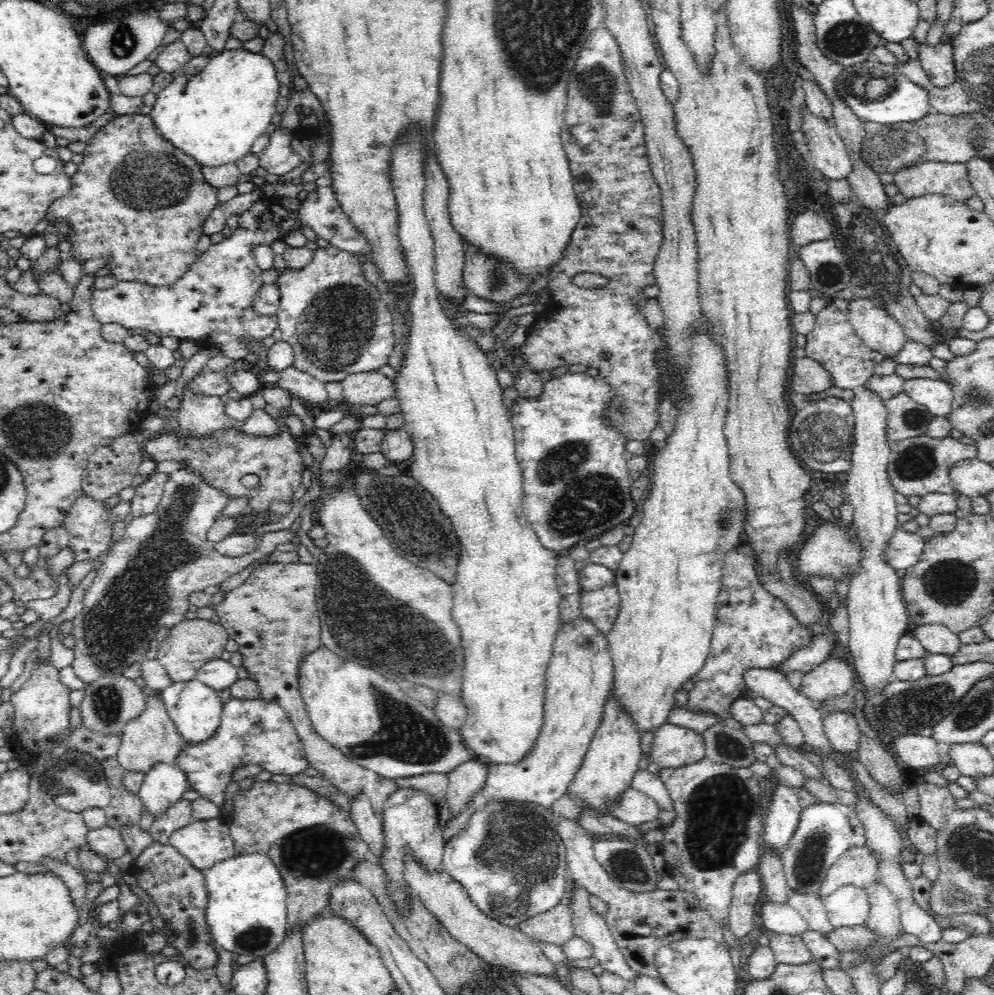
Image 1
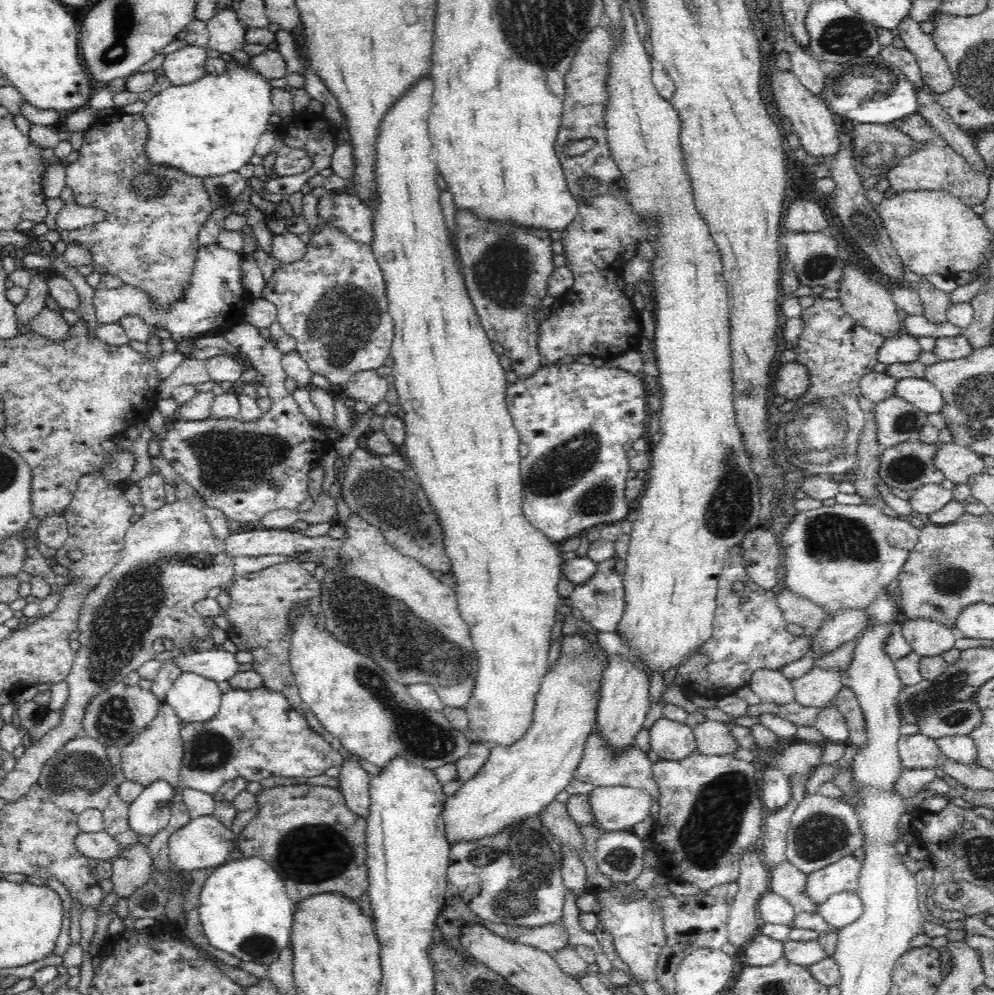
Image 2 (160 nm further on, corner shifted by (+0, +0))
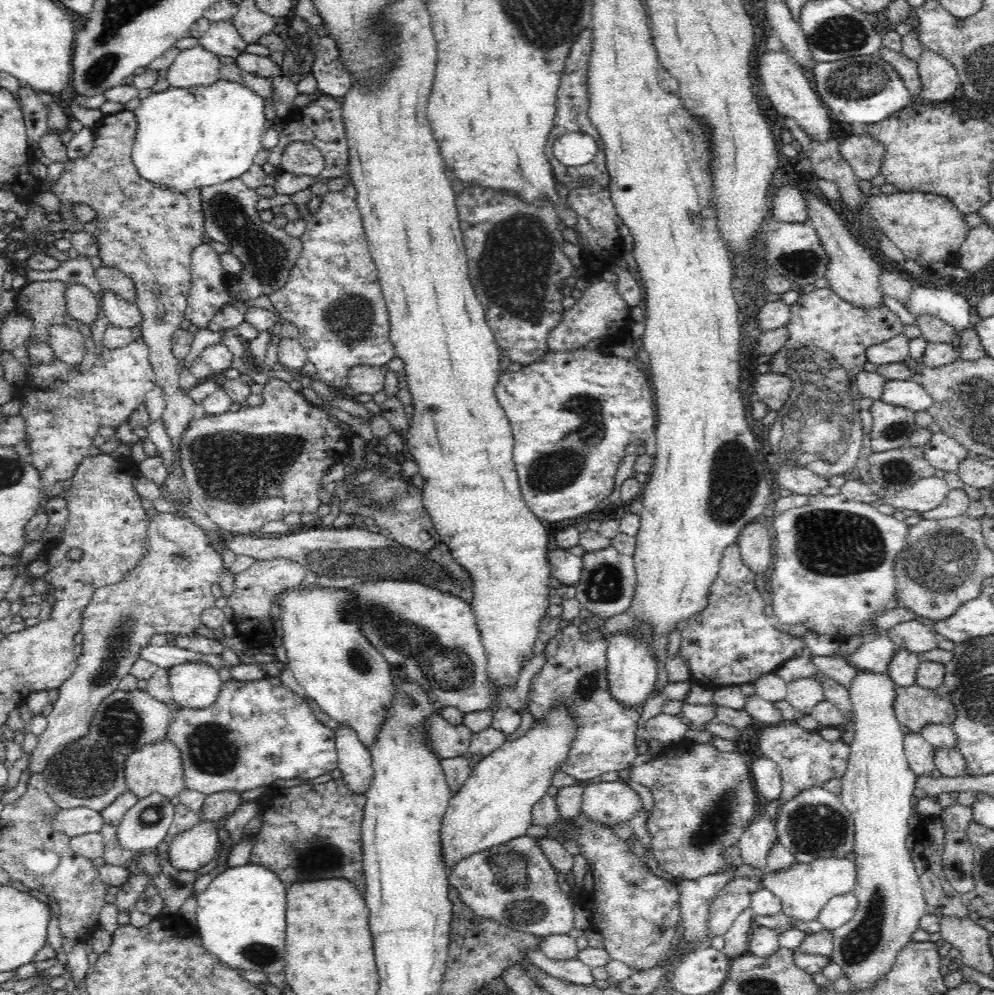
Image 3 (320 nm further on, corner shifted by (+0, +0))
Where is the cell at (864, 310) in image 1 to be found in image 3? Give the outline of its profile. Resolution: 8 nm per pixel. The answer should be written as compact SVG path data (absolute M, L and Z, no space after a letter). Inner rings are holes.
M808 188L802 189L801 193L807 202L808 222L812 228L816 229L829 258L823 277L828 281L830 289L834 290L840 299L861 310L884 306L880 277L881 267L876 263L872 254L850 233L846 224L840 219L834 208L830 207L829 203L824 203L820 198L817 198Z

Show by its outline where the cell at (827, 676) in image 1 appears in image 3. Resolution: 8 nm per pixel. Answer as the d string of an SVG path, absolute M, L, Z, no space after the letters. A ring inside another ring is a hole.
M816 677L798 678L787 682L787 700L795 710L811 714L816 704L824 700L824 693L821 684Z

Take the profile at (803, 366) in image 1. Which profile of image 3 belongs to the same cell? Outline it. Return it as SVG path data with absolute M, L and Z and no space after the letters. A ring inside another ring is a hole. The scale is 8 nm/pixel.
M768 372L757 374L754 380L754 400L761 400L768 410L780 410L789 398L793 381L788 373Z

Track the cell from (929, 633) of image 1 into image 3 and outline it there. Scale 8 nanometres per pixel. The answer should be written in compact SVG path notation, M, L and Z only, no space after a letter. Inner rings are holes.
M923 618L902 622L884 634L893 638L894 644L916 654L935 649L940 640L940 635L936 635Z

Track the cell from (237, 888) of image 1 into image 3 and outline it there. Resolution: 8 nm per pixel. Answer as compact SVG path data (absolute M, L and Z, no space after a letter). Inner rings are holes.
M262 864L228 867L197 896L196 932L204 948L234 971L251 970L265 975L285 970L287 887L275 872Z

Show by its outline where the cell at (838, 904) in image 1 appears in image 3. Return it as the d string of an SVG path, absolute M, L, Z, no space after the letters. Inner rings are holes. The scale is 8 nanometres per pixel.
M853 892L833 896L819 912L817 920L823 924L823 928L833 931L844 926L854 916L858 903Z

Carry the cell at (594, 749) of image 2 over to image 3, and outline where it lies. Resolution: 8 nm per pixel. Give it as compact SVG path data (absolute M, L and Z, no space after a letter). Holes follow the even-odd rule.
M570 624L562 628L562 635L559 639L559 645L556 654L550 657L542 668L534 675L528 694L527 707L530 714L538 721L543 717L543 712L555 701L558 695L562 695L568 701L568 709L572 715L576 715L578 721L577 736L572 742L572 748L569 750L569 759L562 766L561 771L570 774L577 780L592 780L608 772L628 772L632 768L634 759L639 758L636 748L636 730L637 722L640 718L640 712L621 706L611 698L607 690L606 678L606 652L608 641L603 640L584 640L583 633L578 626Z

